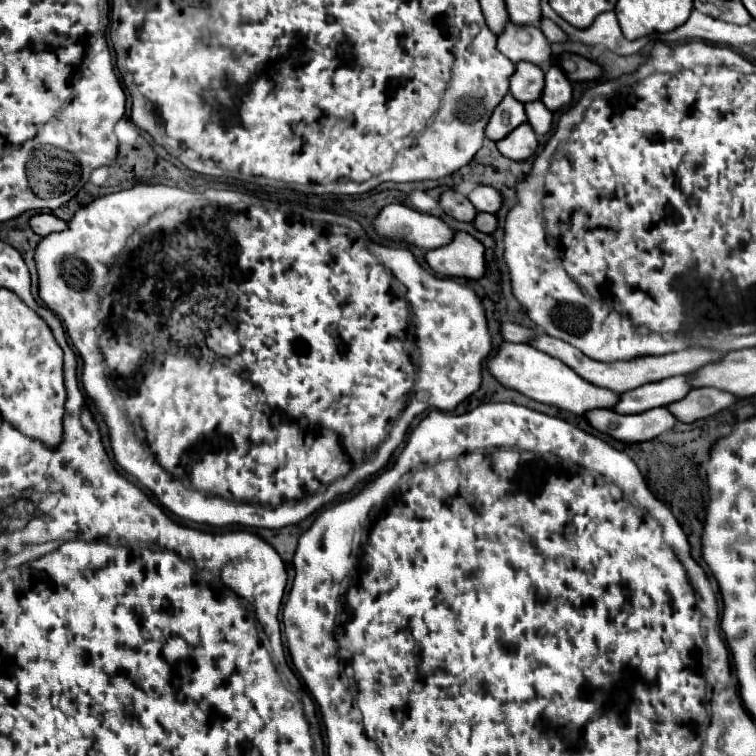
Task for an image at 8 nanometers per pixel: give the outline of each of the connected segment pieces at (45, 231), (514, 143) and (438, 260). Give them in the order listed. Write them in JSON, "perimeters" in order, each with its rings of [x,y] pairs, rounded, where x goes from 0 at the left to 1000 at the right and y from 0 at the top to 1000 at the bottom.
{"perimeters":[[[[67,282],[62,284],[46,284],[41,292],[38,292],[41,303],[54,311],[54,313],[62,313],[65,308],[75,308],[75,306],[86,306],[89,303],[89,295]]],[[[692,163],[684,171],[679,171],[671,181],[665,181],[657,189],[657,197],[663,200],[663,205],[679,210],[679,213],[692,213],[697,208],[702,208],[710,197],[710,179],[705,176],[705,171]]],[[[602,306],[594,324],[562,335],[565,351],[586,366],[634,369],[642,361],[639,324],[615,306]]]]}

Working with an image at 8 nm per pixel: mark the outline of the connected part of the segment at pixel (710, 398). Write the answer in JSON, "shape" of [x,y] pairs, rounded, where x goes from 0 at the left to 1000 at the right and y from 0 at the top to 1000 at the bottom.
{"shape":[[[917,515],[903,525],[903,530],[882,536],[882,541],[890,546],[890,552],[898,560],[914,560],[919,554],[938,552],[959,538],[964,538],[972,530],[967,520],[951,517],[951,515]]]}

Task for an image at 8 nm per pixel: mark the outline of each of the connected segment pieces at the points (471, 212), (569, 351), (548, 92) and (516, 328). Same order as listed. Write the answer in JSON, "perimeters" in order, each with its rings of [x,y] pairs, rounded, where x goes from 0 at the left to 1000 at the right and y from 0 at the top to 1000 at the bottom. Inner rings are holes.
{"perimeters":[[[[586,253],[581,261],[581,271],[594,287],[599,287],[604,292],[626,292],[626,287],[631,284],[631,279],[620,269],[620,263],[602,253]]],[[[713,440],[705,446],[702,454],[697,456],[705,456],[708,462],[724,467],[724,470],[731,470],[734,475],[745,478],[750,485],[761,488],[761,493],[766,493],[766,499],[771,499],[774,504],[779,504],[782,509],[790,509],[790,512],[798,512],[798,515],[808,515],[811,520],[824,520],[824,517],[832,517],[832,515],[840,515],[845,509],[853,509],[853,507],[861,507],[861,504],[872,504],[872,501],[882,501],[882,499],[893,499],[893,496],[909,496],[930,483],[935,483],[938,478],[948,478],[956,472],[956,467],[943,467],[943,464],[935,464],[935,462],[906,462],[906,464],[898,464],[898,467],[885,467],[885,470],[872,470],[872,472],[843,472],[843,475],[835,475],[835,478],[811,478],[811,480],[792,480],[792,478],[784,478],[779,472],[771,472],[771,467],[761,459],[755,459],[753,454],[747,451],[739,451],[734,446],[726,446],[721,440]]],[[[729,86],[721,94],[721,115],[718,115],[718,131],[716,136],[726,147],[737,147],[755,136],[755,110],[745,99],[745,94],[737,86]]],[[[663,425],[663,443],[665,443],[668,451],[694,454],[694,451],[700,451],[708,443],[708,438],[705,435],[697,435],[697,433],[689,433],[689,430],[681,430],[681,427]]]]}

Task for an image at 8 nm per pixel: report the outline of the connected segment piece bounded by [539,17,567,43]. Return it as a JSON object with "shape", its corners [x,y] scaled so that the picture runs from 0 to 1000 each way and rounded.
{"shape":[[[716,22],[713,38],[716,38],[716,44],[718,44],[729,57],[739,57],[739,54],[747,54],[747,52],[750,52],[750,46],[747,46],[729,25],[724,25],[724,22]]]}

